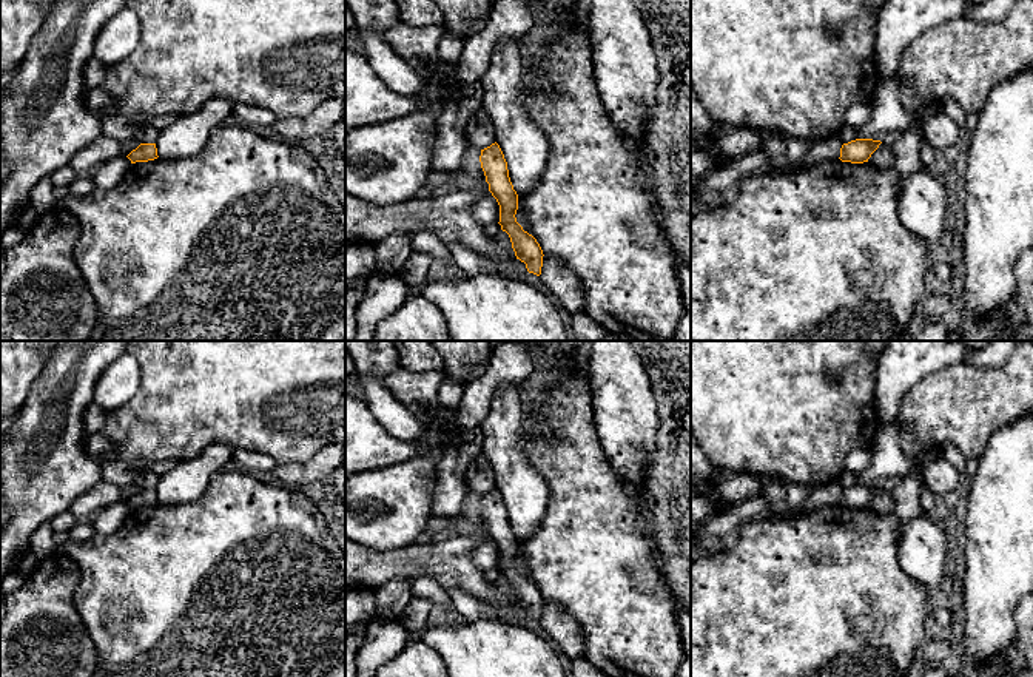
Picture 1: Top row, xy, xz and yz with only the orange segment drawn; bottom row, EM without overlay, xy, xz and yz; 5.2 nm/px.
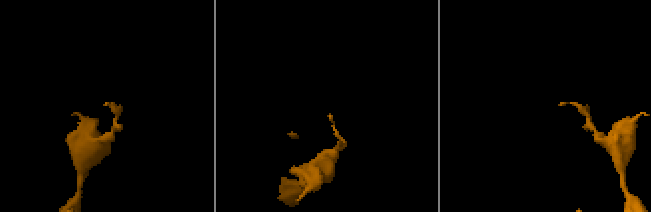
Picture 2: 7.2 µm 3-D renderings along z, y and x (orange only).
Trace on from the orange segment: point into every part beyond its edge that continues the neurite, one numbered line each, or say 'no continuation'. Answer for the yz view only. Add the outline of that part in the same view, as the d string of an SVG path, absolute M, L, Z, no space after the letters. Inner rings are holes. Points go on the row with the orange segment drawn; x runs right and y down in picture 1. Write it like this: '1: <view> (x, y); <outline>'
no continuation

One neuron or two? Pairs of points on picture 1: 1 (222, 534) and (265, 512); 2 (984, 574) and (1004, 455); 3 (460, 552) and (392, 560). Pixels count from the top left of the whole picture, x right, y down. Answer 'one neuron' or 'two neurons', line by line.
1: one neuron
2: one neuron
3: one neuron

